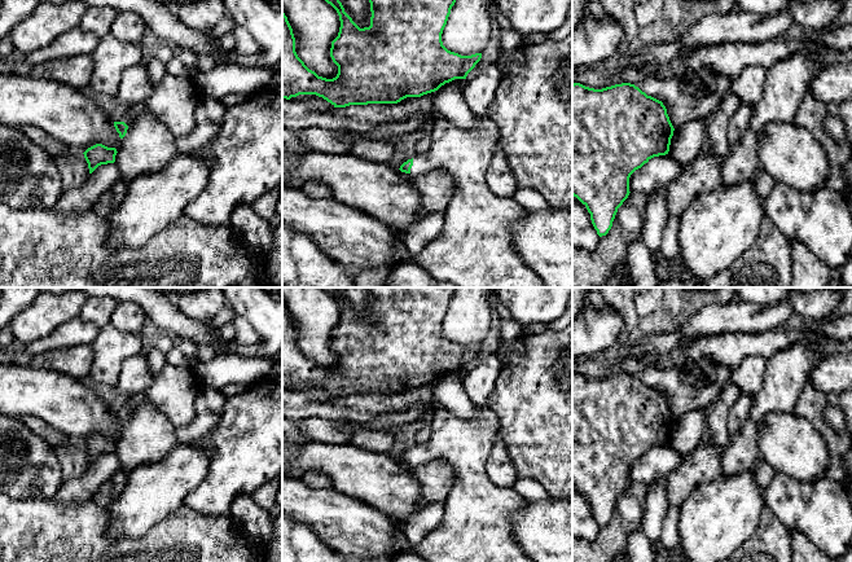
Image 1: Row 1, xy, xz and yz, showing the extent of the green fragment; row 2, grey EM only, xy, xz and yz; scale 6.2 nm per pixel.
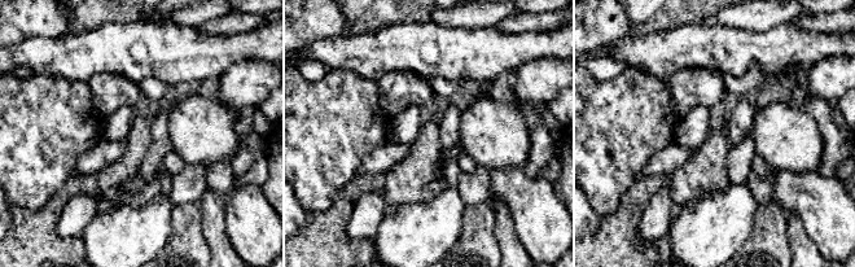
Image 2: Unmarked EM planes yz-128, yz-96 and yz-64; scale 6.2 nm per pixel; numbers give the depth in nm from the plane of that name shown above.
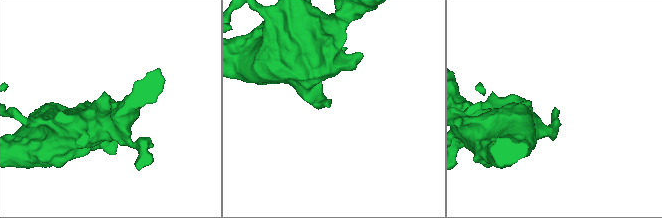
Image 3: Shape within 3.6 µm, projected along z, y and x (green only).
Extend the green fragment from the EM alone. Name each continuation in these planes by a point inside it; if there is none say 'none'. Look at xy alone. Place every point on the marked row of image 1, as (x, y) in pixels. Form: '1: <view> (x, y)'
1: xy (174, 101)

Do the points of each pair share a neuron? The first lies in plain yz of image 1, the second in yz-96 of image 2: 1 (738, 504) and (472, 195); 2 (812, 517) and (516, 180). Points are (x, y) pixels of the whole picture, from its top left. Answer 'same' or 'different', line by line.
1: different
2: same

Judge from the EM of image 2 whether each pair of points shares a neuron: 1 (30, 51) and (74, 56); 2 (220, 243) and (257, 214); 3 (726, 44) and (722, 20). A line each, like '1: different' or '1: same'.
1: same
2: different
3: different

